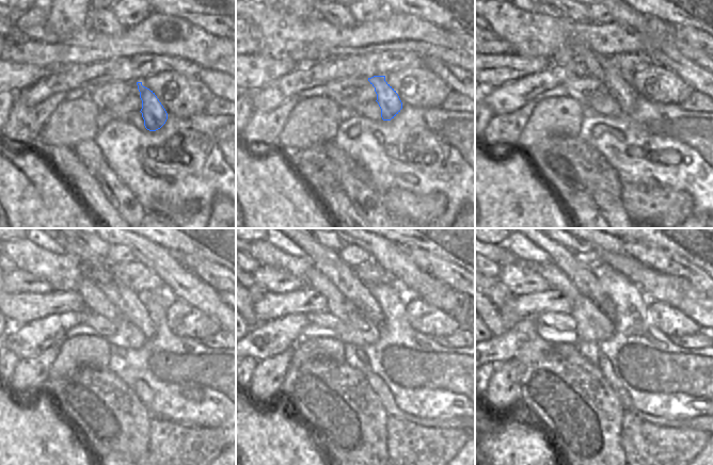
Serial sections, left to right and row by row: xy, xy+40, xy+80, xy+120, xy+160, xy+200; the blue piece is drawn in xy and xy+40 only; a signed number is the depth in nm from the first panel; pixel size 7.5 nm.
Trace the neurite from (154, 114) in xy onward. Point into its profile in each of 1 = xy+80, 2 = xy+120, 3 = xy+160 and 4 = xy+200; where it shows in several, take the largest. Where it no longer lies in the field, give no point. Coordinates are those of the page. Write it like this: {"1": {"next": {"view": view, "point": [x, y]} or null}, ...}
{"1": {"next": {"view": "xy+80", "point": [590, 65]}}, "2": {"next": {"view": "xy+120", "point": [94, 268]}}, "3": {"next": {"view": "xy+160", "point": [327, 260]}}, "4": {"next": {"view": "xy+200", "point": [583, 278]}}}

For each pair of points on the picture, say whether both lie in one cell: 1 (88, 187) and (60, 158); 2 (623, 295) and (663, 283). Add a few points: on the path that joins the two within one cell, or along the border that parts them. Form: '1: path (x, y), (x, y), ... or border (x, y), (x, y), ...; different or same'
1: path (81, 179), (67, 165); same
2: border (621, 274), (626, 275), (651, 300); different

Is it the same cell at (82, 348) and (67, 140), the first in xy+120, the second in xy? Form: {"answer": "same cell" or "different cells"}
{"answer": "same cell"}

